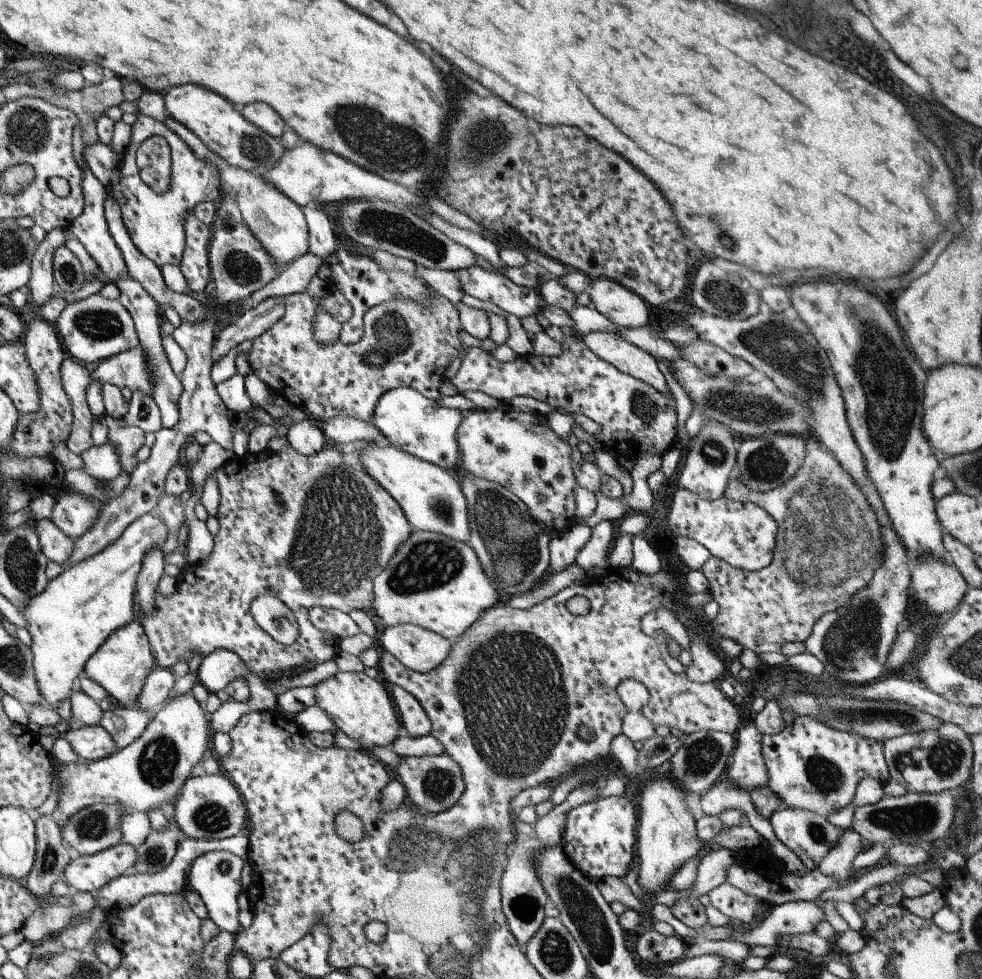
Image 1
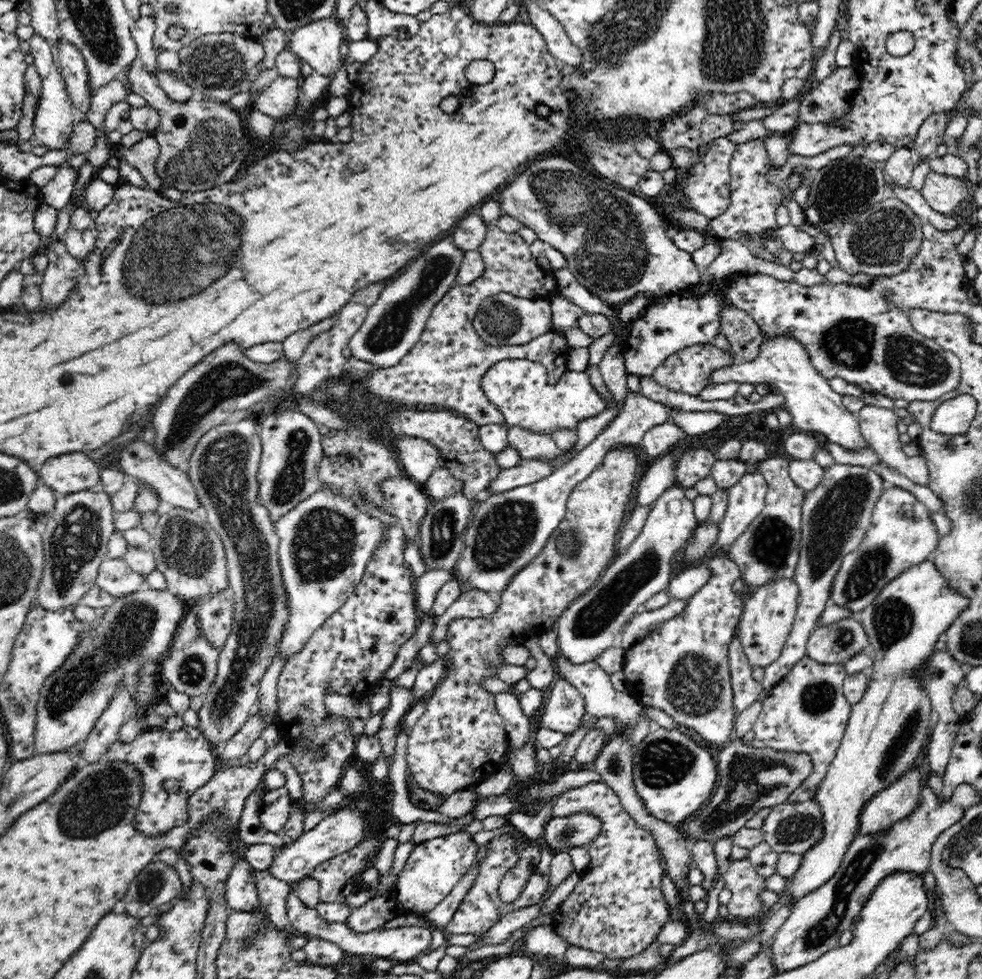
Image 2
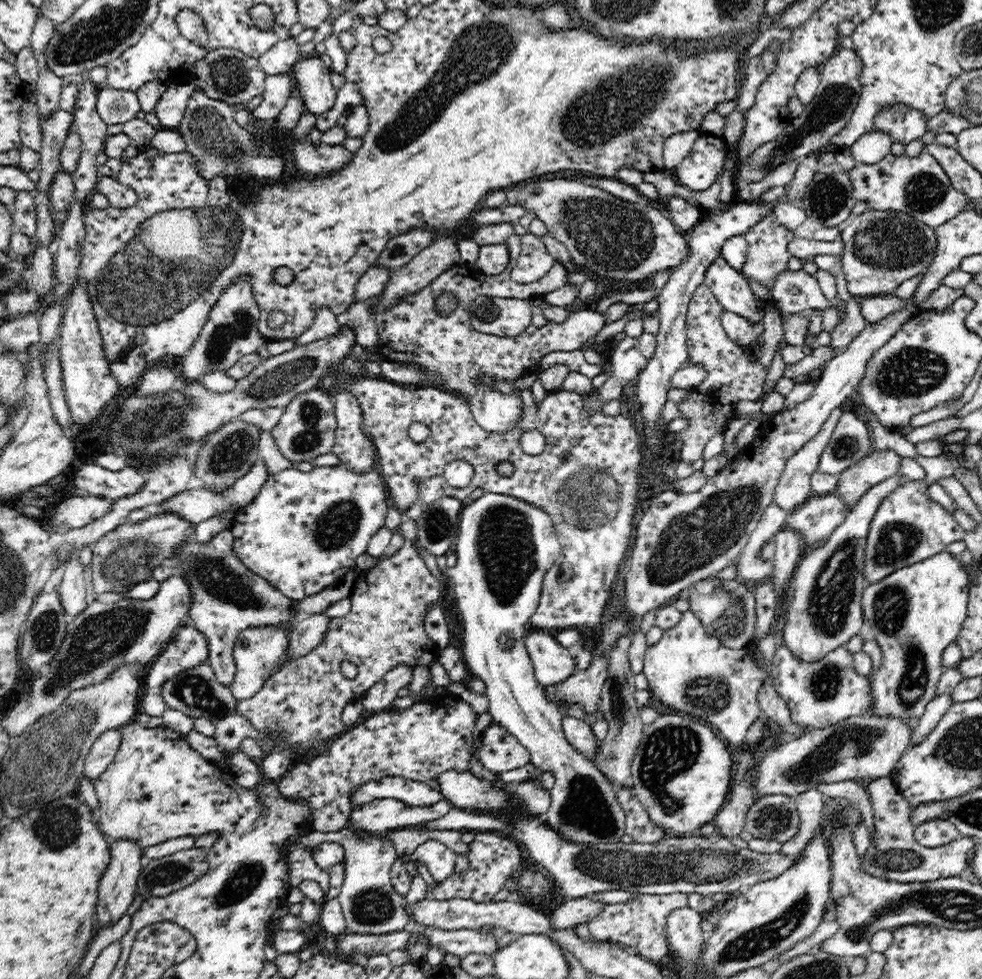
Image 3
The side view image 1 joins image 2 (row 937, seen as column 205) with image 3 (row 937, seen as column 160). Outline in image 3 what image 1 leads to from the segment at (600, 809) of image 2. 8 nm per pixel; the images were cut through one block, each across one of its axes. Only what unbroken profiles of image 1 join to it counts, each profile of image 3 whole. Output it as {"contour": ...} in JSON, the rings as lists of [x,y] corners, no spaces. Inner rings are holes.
{"contour":[[[673,892],[669,895],[636,893],[628,902],[603,906],[602,910],[588,921],[589,932],[598,941],[624,942],[633,946],[634,951],[644,959],[659,961],[663,956],[671,954],[665,931],[668,915],[686,904],[687,896],[683,892]]]}

